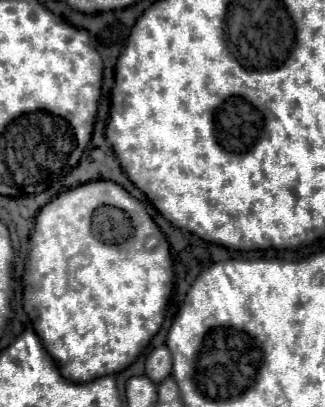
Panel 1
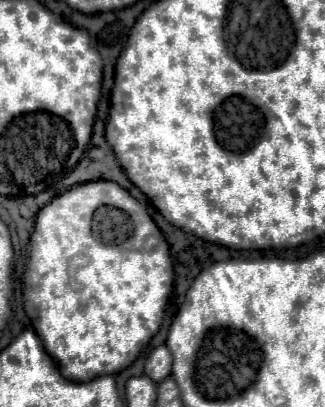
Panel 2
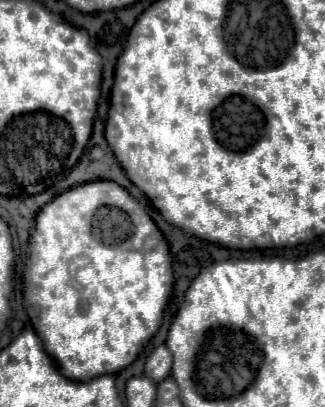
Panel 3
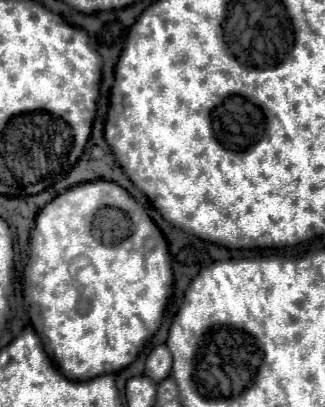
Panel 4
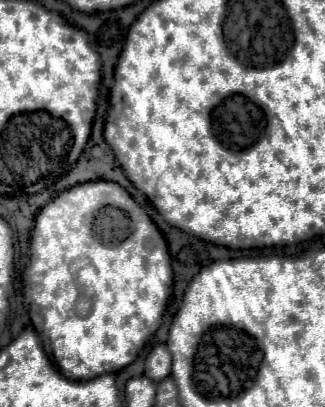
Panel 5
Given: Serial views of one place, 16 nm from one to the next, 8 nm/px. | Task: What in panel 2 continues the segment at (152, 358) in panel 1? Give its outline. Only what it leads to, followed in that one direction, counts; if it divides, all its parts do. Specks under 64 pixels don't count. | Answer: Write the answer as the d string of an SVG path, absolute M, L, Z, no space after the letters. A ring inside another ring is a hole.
M162 344L154 348L146 358L146 376L152 378L154 382L162 382L164 378L170 376L170 370L172 370L172 354Z

